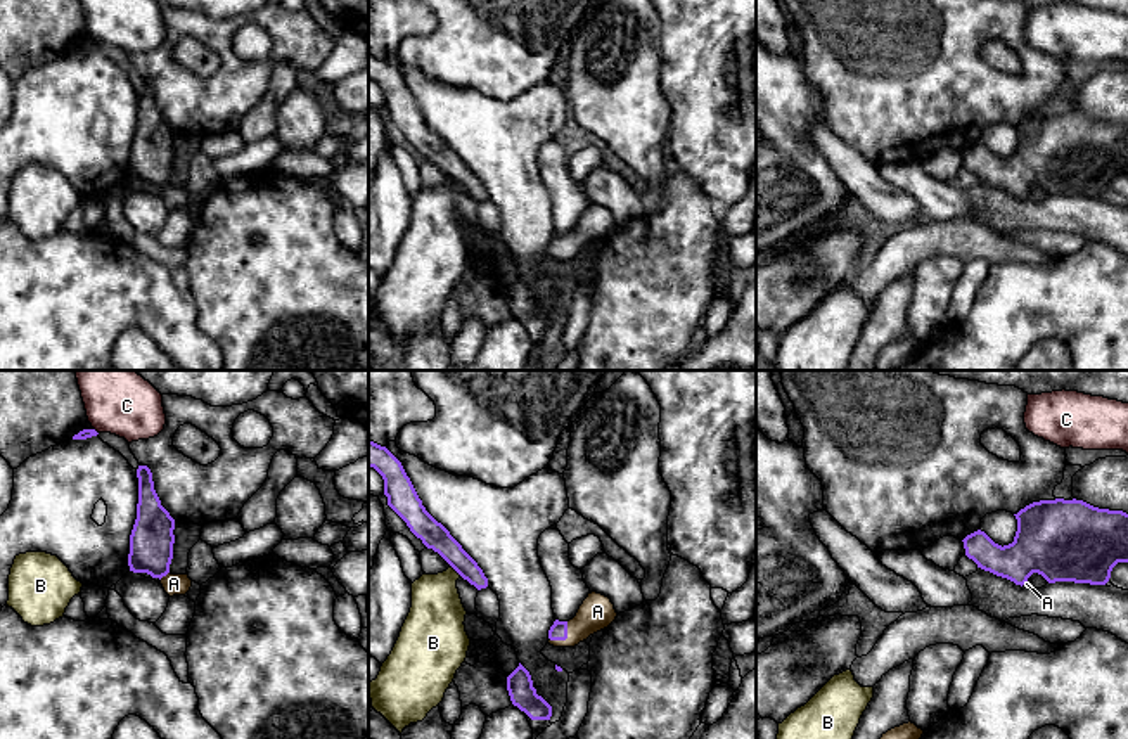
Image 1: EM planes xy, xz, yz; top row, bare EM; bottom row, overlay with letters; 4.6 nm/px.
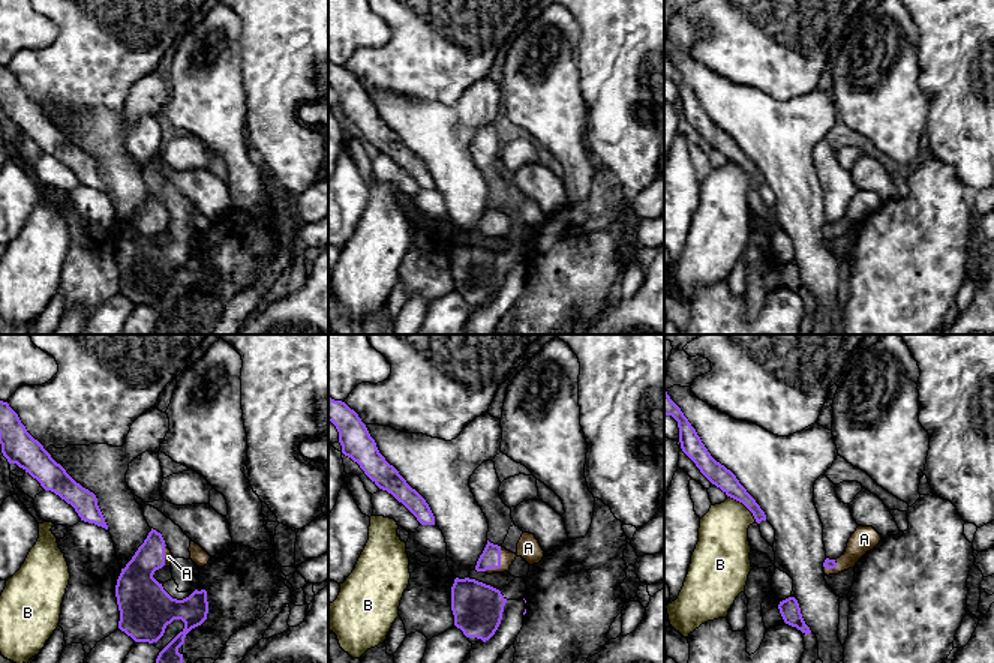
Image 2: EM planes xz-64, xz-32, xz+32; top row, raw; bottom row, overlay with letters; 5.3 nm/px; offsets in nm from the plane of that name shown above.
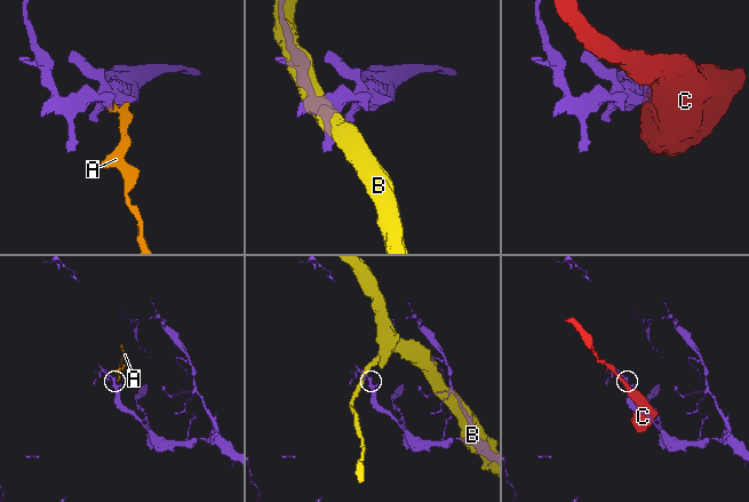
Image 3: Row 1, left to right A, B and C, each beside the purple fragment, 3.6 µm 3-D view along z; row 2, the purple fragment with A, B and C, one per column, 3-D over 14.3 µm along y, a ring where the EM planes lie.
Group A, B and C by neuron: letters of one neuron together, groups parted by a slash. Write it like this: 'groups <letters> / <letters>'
groups A / B / C

